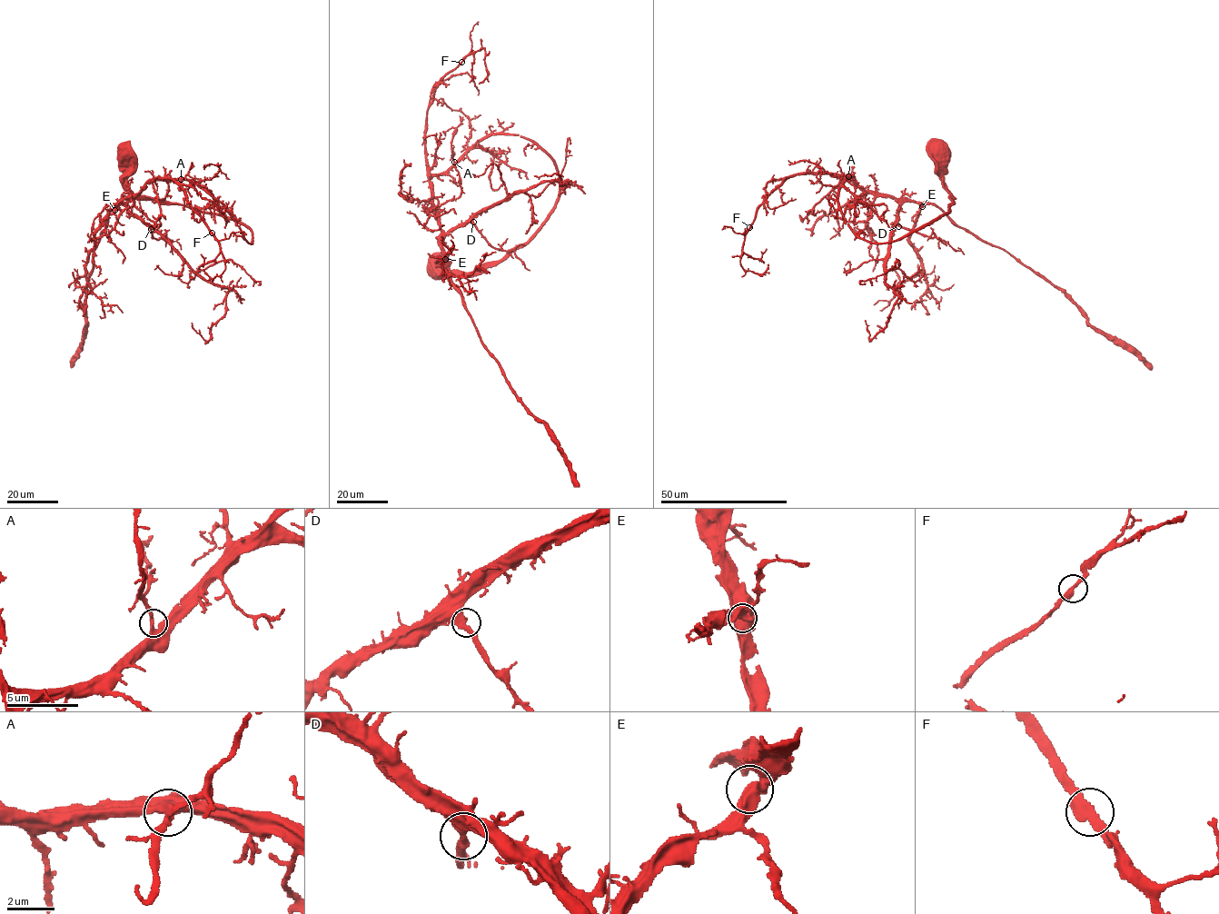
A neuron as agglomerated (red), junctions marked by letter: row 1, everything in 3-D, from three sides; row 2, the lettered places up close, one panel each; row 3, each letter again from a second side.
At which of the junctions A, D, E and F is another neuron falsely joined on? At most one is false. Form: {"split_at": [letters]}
{"split_at": []}

